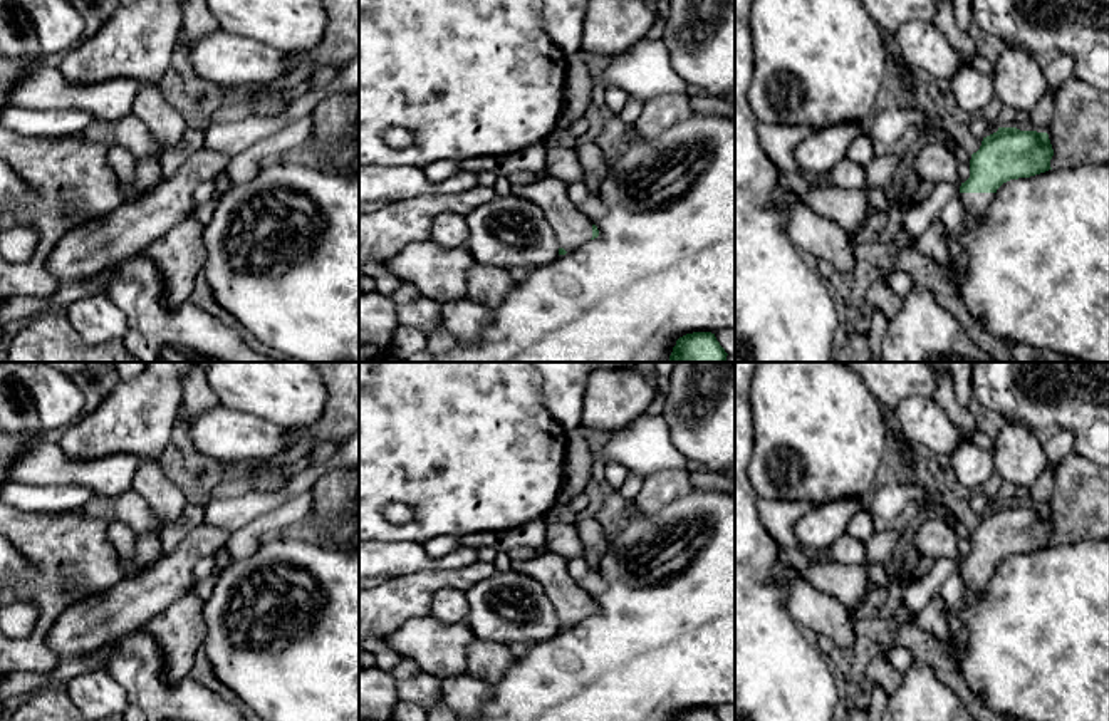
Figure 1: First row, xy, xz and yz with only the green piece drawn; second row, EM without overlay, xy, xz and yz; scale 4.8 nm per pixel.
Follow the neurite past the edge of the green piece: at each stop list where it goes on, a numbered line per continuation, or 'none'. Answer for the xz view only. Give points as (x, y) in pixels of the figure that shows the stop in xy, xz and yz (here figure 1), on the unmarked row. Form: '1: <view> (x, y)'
1: xz (572, 604)

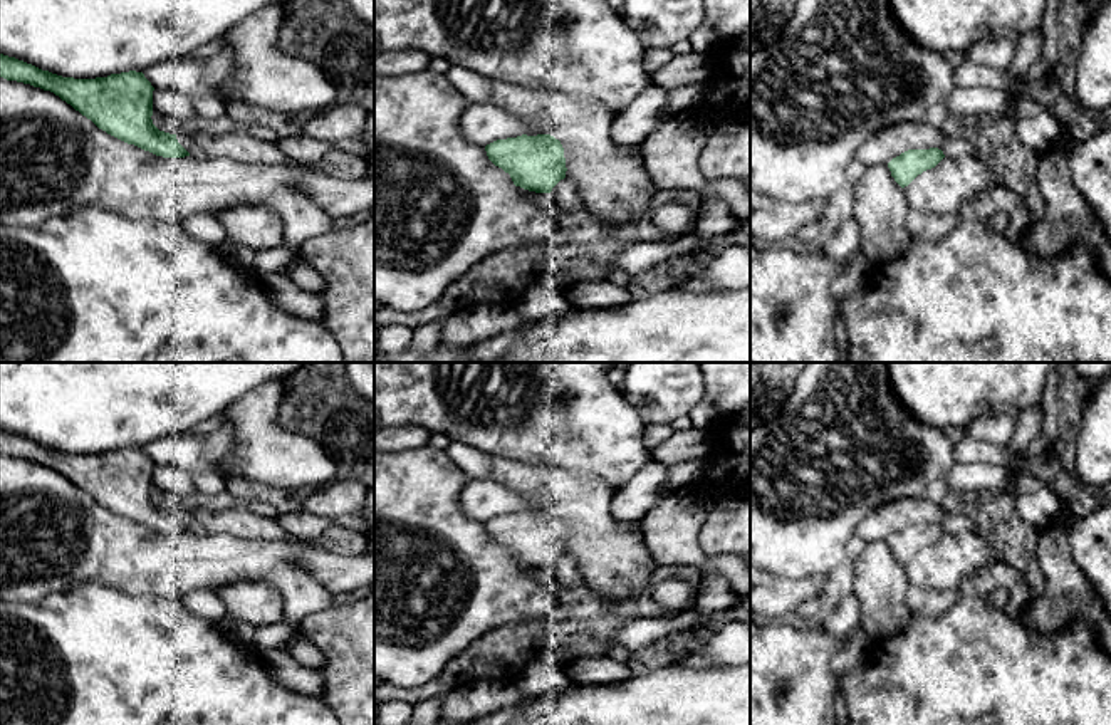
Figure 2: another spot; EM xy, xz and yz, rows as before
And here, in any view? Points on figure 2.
none

